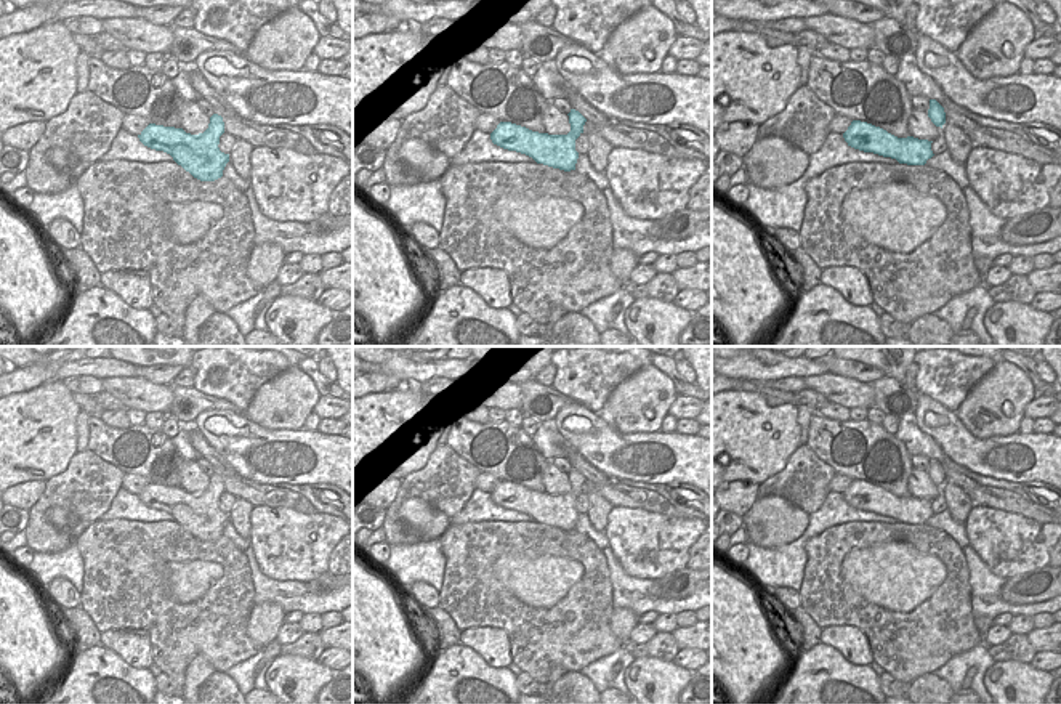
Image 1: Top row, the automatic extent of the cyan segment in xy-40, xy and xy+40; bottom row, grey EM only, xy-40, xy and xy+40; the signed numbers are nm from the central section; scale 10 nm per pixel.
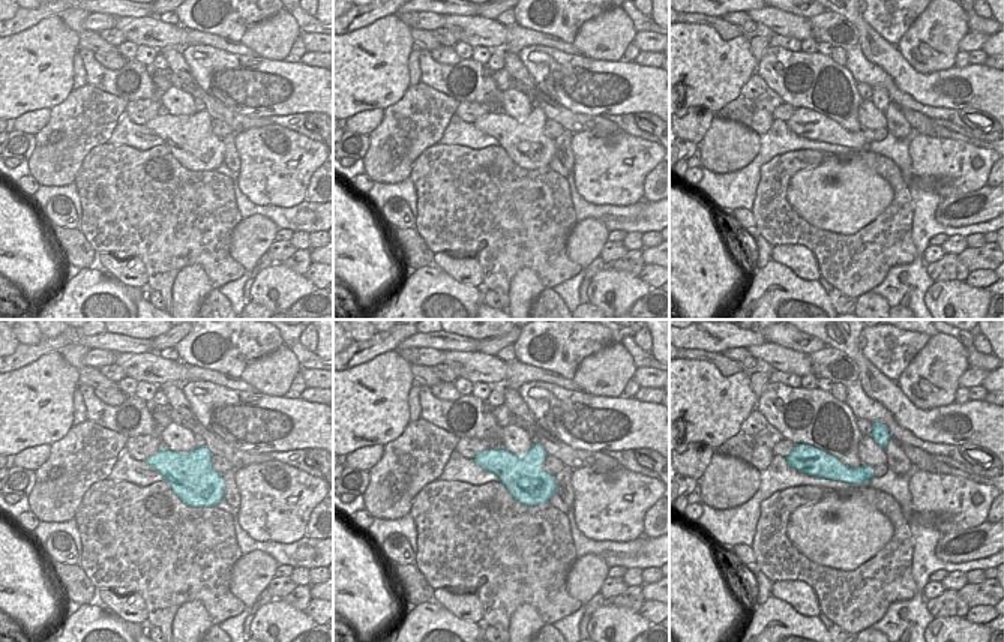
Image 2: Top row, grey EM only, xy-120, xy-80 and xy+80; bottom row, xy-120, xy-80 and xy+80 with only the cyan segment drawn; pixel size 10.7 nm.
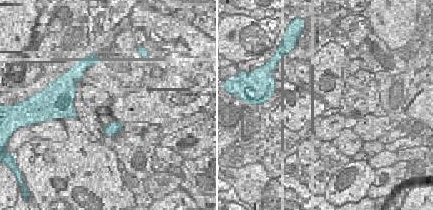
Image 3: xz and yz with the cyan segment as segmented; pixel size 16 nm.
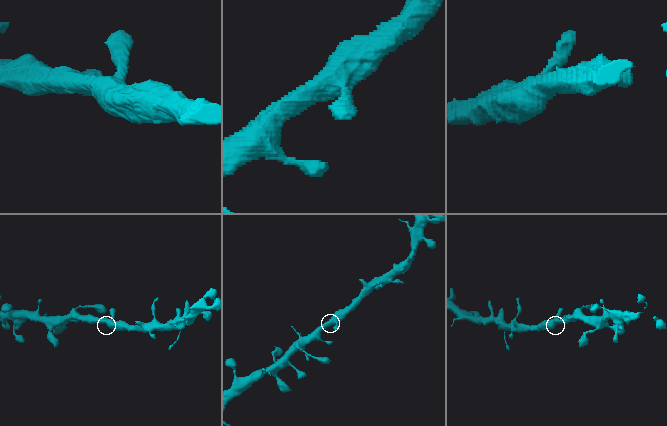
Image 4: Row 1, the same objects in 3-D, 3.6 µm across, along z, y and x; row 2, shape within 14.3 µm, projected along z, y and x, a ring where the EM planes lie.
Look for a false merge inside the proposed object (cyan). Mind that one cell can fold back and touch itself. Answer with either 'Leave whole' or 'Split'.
Leave whole

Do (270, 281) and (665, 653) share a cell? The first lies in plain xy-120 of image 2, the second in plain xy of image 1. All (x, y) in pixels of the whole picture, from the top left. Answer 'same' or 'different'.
different

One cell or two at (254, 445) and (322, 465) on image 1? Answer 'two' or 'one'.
one

